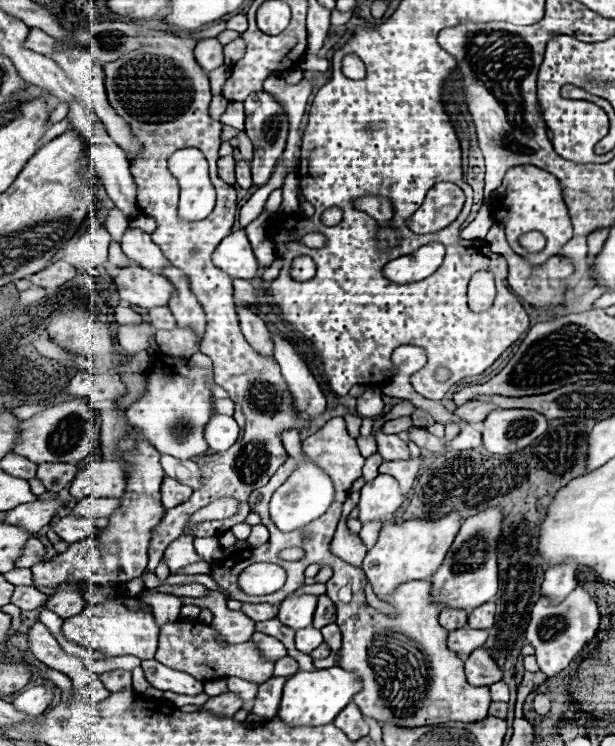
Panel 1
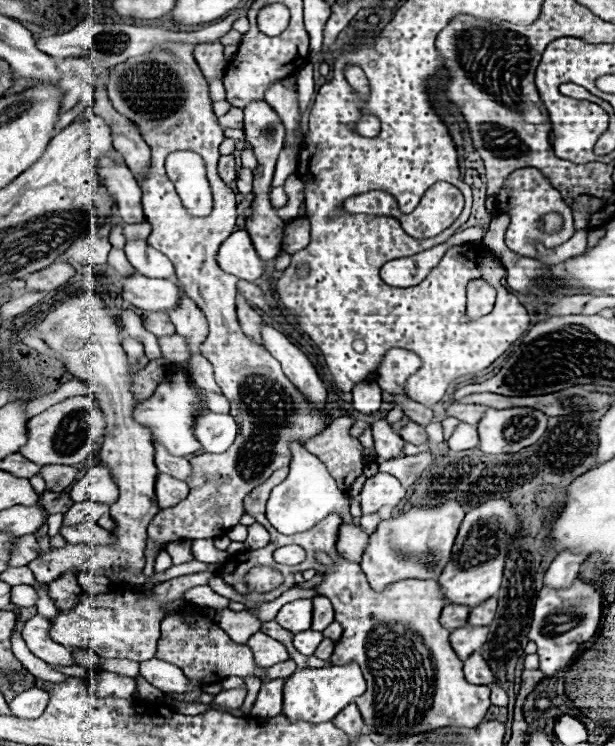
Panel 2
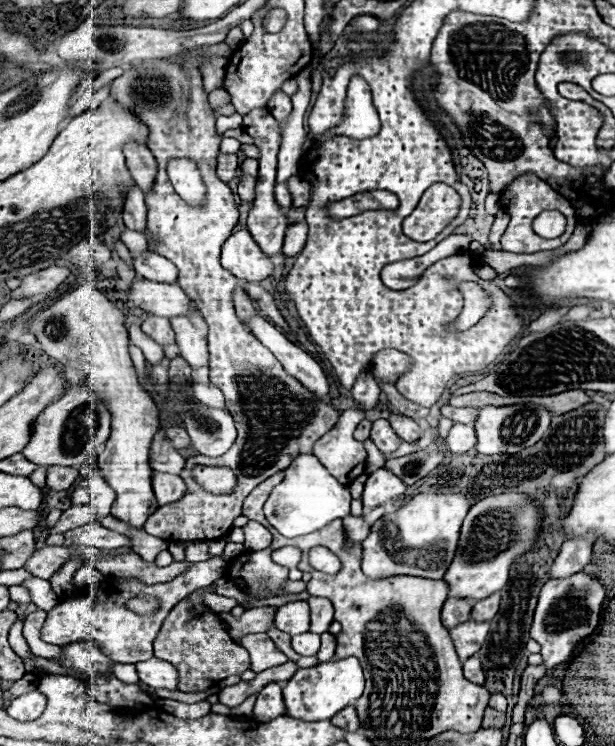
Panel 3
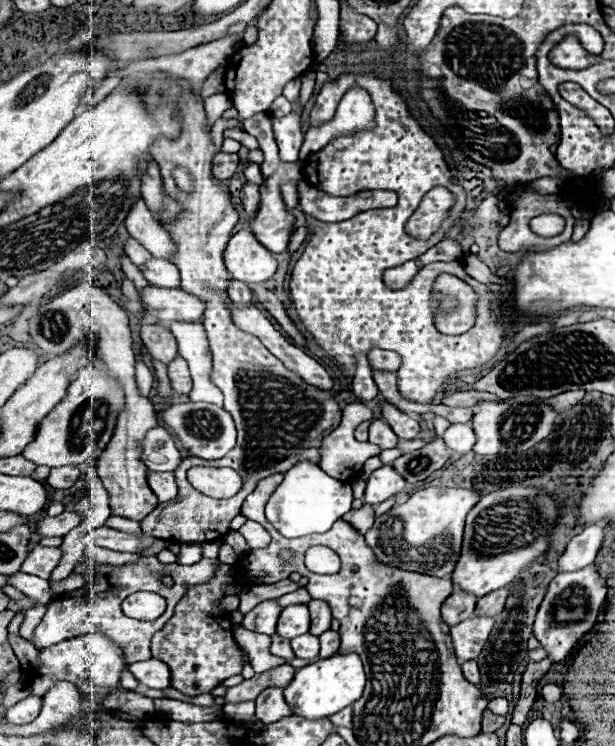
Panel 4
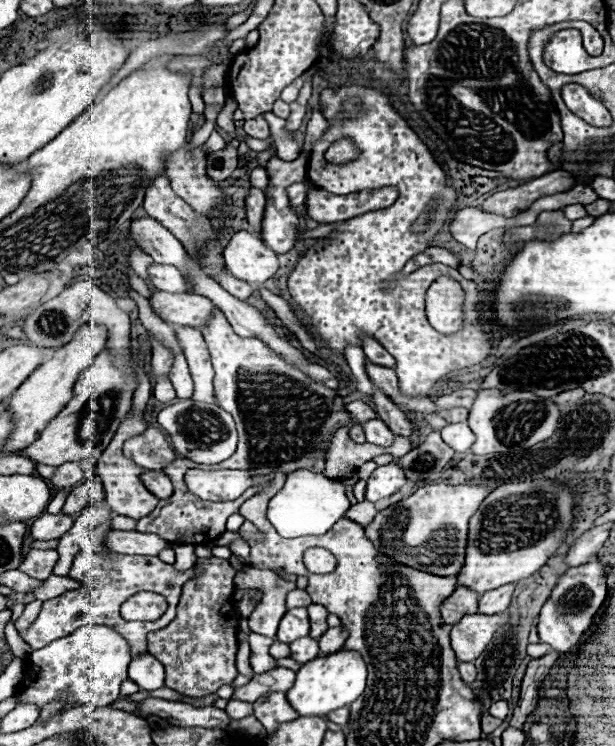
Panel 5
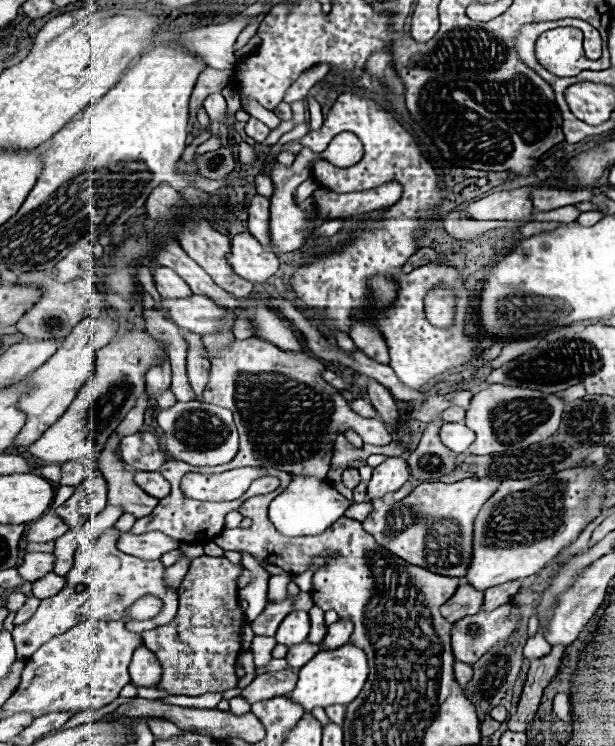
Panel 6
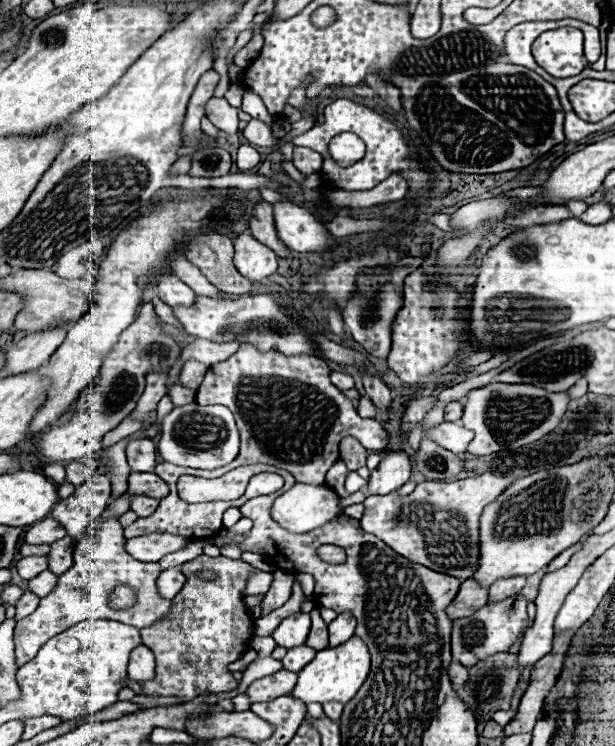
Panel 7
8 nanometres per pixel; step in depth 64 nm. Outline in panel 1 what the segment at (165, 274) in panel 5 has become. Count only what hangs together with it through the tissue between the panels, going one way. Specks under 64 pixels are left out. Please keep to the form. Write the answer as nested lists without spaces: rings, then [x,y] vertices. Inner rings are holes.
[[[126,230],[122,250],[138,266],[152,270],[152,274],[162,274],[168,268],[168,260],[164,258],[162,250],[150,240],[150,234],[144,234],[142,230]]]

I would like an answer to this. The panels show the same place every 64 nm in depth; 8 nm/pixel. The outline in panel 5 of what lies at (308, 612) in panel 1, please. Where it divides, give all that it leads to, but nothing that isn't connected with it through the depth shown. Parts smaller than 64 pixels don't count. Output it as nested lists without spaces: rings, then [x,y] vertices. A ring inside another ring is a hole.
[[[290,608],[288,614],[284,614],[282,622],[280,622],[280,630],[276,634],[276,638],[280,642],[294,642],[298,638],[308,636],[310,632],[310,620],[308,620],[308,612],[306,608]]]

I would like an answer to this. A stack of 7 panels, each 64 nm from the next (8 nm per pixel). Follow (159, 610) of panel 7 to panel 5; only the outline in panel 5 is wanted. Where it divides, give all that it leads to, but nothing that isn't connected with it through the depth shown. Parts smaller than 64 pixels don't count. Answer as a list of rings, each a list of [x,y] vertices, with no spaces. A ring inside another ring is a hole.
[[[104,546],[104,554],[98,552],[80,552],[74,558],[70,578],[80,582],[78,590],[68,590],[56,598],[50,598],[42,604],[42,610],[38,618],[32,622],[32,626],[24,632],[20,632],[20,638],[32,648],[38,650],[40,646],[46,646],[48,642],[62,638],[70,634],[72,630],[86,626],[86,624],[106,624],[114,626],[132,648],[132,656],[138,656],[140,652],[146,652],[146,634],[160,630],[172,622],[176,616],[176,606],[180,600],[182,584],[196,576],[196,570],[190,568],[186,572],[176,572],[172,564],[164,564],[160,558],[124,558],[122,554],[112,554],[108,546]],[[138,592],[156,592],[162,594],[168,602],[168,610],[154,622],[126,622],[120,616],[120,606]]]

